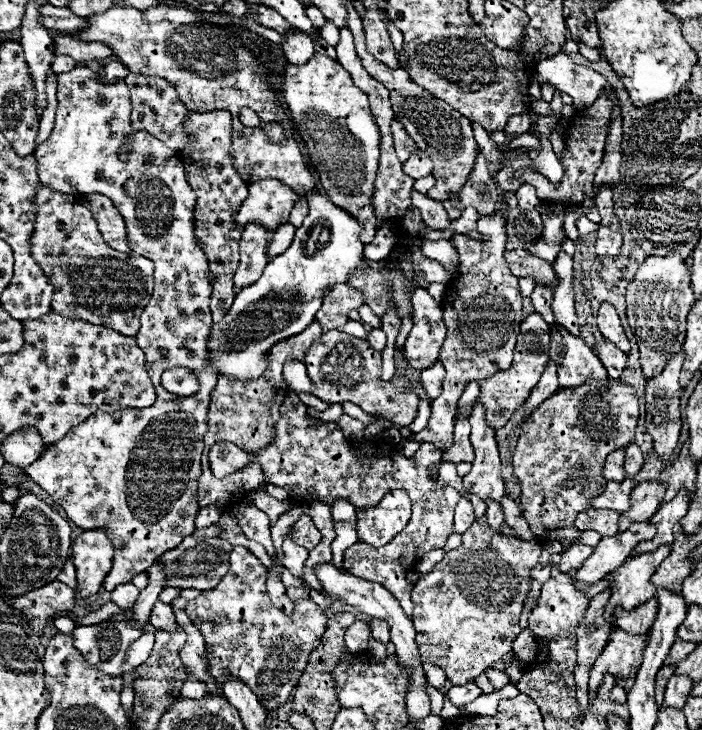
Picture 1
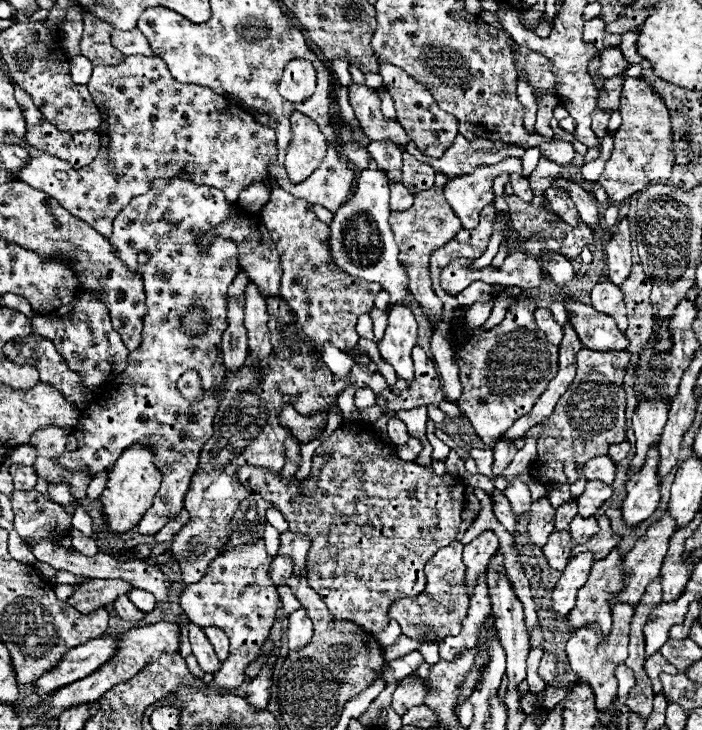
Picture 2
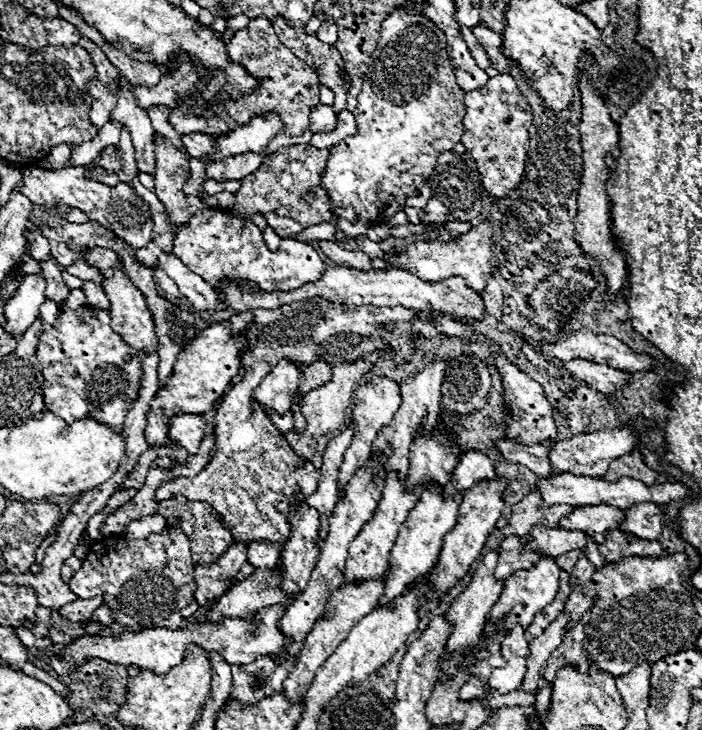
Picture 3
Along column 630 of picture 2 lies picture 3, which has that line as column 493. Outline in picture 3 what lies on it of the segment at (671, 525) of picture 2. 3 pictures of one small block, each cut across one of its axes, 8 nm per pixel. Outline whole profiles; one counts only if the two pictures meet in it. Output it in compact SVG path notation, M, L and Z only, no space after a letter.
M492 550L488 552L476 566L474 574L472 574L472 580L466 584L466 588L462 590L460 596L456 596L456 600L450 604L450 610L446 612L448 620L454 624L454 632L450 634L448 638L448 644L444 648L444 656L446 654L452 654L456 650L466 650L470 646L474 646L478 640L480 640L480 632L482 632L482 626L486 622L486 616L490 612L490 608L498 602L500 594L502 594L502 588L504 588L504 580L496 580L494 578L494 568L496 568L496 562L498 562L498 550Z

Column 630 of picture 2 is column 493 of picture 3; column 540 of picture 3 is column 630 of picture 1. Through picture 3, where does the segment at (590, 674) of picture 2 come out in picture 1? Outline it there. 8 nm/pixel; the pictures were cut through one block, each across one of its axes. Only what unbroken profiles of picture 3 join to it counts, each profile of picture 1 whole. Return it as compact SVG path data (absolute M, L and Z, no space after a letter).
M660 546L656 552L646 552L642 556L634 556L626 560L624 566L616 568L616 572L608 574L606 580L610 582L610 602L604 610L606 616L616 612L616 604L622 604L624 612L636 608L636 604L644 604L656 596L656 588L652 584L652 574L656 572L658 564L670 554L670 546Z

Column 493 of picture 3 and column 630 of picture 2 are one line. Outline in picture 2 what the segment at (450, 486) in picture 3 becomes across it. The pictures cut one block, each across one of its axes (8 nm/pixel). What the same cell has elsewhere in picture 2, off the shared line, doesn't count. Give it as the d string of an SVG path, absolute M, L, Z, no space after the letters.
M652 398L638 404L638 410L632 416L632 428L636 434L636 454L630 462L626 478L632 478L638 468L644 466L648 450L660 442L668 408L670 406L662 398Z

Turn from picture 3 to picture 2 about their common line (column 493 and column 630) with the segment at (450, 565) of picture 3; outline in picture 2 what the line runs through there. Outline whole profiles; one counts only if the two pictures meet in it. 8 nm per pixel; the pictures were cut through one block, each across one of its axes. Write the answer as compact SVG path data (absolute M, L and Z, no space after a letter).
M650 450L646 464L626 482L626 498L622 502L622 520L632 530L648 520L658 508L660 482L656 478L658 452Z

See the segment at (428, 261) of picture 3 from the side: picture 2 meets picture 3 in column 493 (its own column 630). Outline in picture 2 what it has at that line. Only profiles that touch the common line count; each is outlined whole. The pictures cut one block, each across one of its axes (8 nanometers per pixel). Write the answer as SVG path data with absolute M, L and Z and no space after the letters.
M620 220L618 228L614 232L614 238L606 244L606 264L608 264L608 278L616 286L622 286L622 282L630 276L630 226L628 220Z

